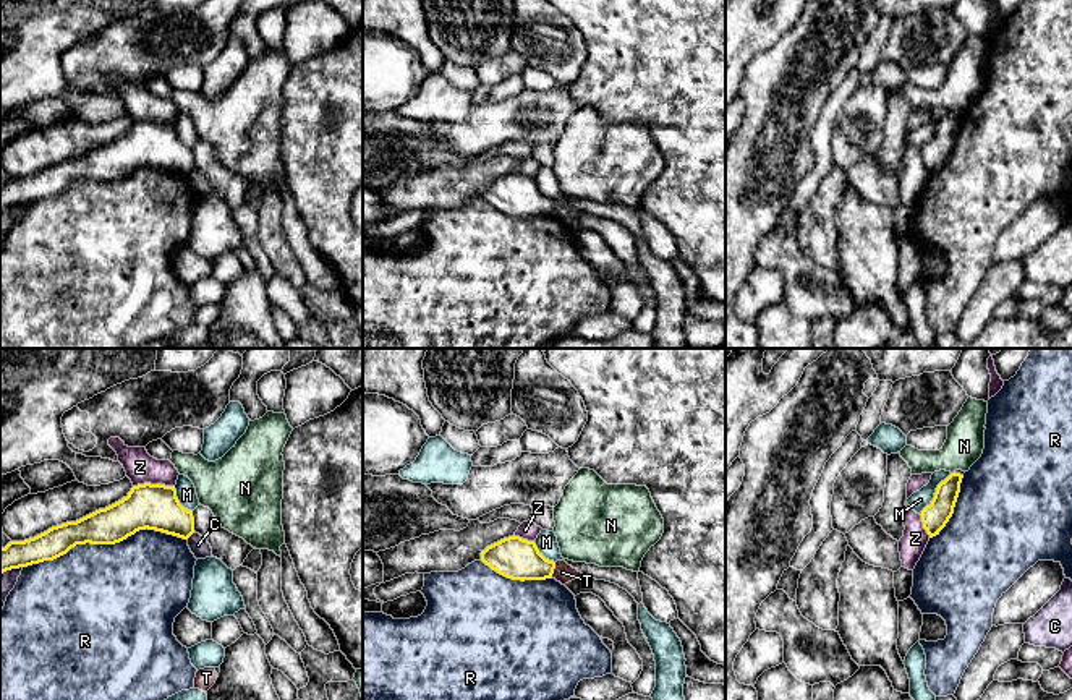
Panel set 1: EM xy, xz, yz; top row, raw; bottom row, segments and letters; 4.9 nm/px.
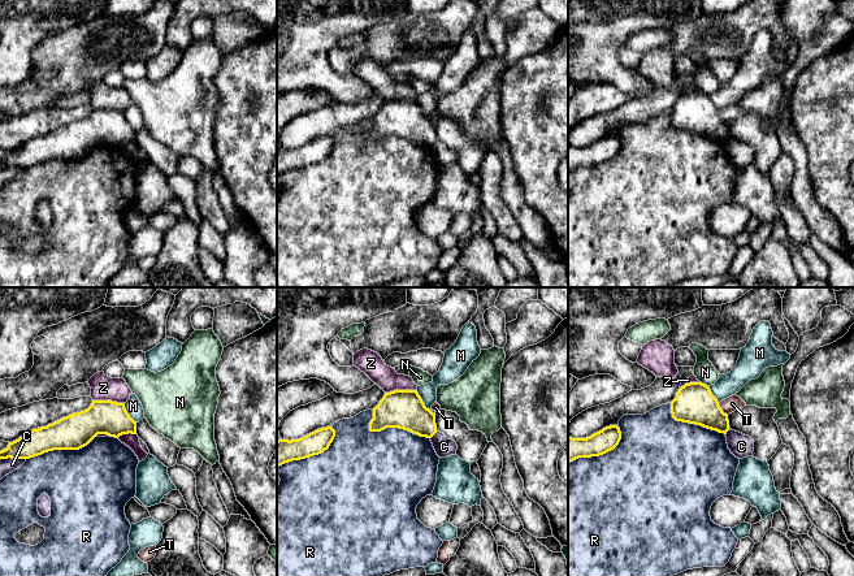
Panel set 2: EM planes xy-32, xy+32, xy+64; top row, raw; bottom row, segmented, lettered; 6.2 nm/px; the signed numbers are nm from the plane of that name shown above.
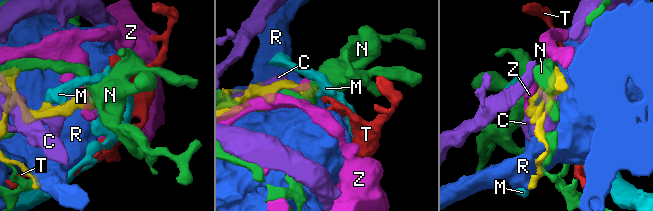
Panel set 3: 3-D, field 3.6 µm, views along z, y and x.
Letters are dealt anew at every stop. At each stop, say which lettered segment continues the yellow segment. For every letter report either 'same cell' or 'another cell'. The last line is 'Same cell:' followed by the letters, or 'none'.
C: another cell
M: another cell
N: another cell
R: another cell
T: another cell
Z: another cell
Same cell: none

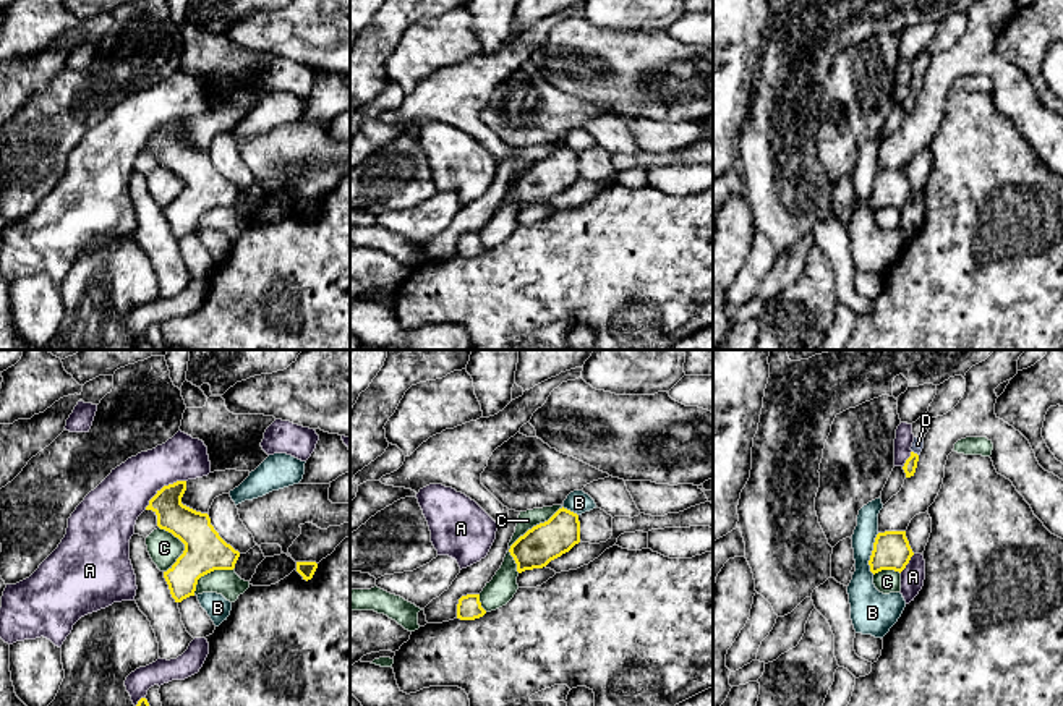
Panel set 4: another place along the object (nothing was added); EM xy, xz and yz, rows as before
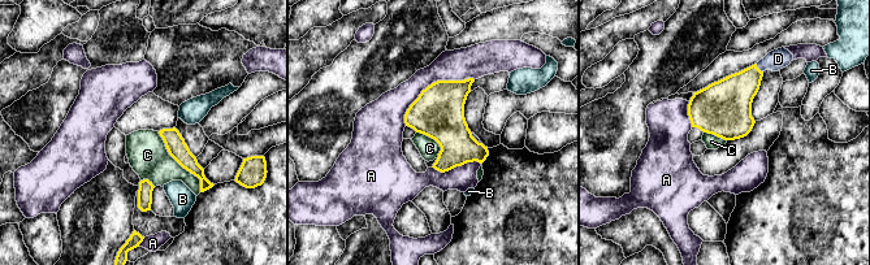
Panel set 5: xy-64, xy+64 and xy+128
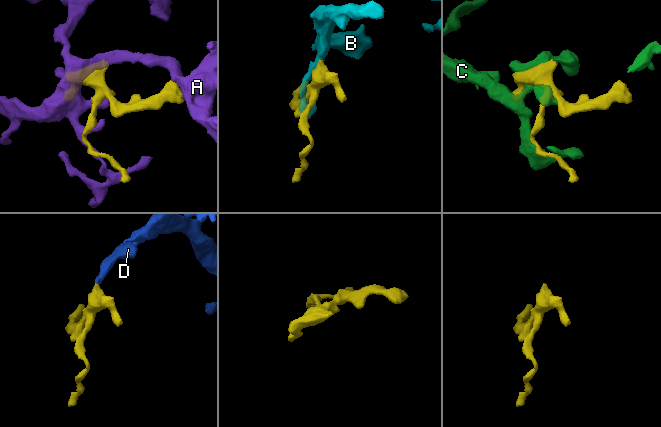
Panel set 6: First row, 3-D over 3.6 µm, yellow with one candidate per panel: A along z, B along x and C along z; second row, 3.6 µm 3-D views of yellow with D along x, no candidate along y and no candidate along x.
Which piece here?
A: another cell
B: another cell
C: another cell
D: same cell
Same cell: D

